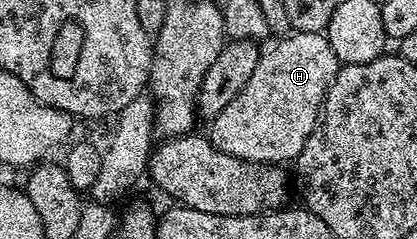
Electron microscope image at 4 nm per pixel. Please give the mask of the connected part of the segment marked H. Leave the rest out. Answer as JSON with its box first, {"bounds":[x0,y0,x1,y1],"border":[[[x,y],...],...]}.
{"bounds":[208,32,341,164],"border":[[[295,32],[281,37],[268,52],[261,53],[259,62],[252,73],[252,77],[248,80],[245,88],[228,104],[224,106],[224,110],[217,115],[217,118],[210,122],[208,131],[208,139],[214,148],[220,150],[221,153],[230,154],[233,157],[240,158],[244,161],[259,161],[261,164],[284,164],[284,161],[295,161],[300,154],[300,150],[304,148],[308,136],[315,128],[315,122],[320,118],[323,98],[326,97],[328,89],[331,88],[335,76],[341,68],[341,61],[336,58],[335,51],[332,50],[331,43],[328,42],[325,33],[321,32]]]}

